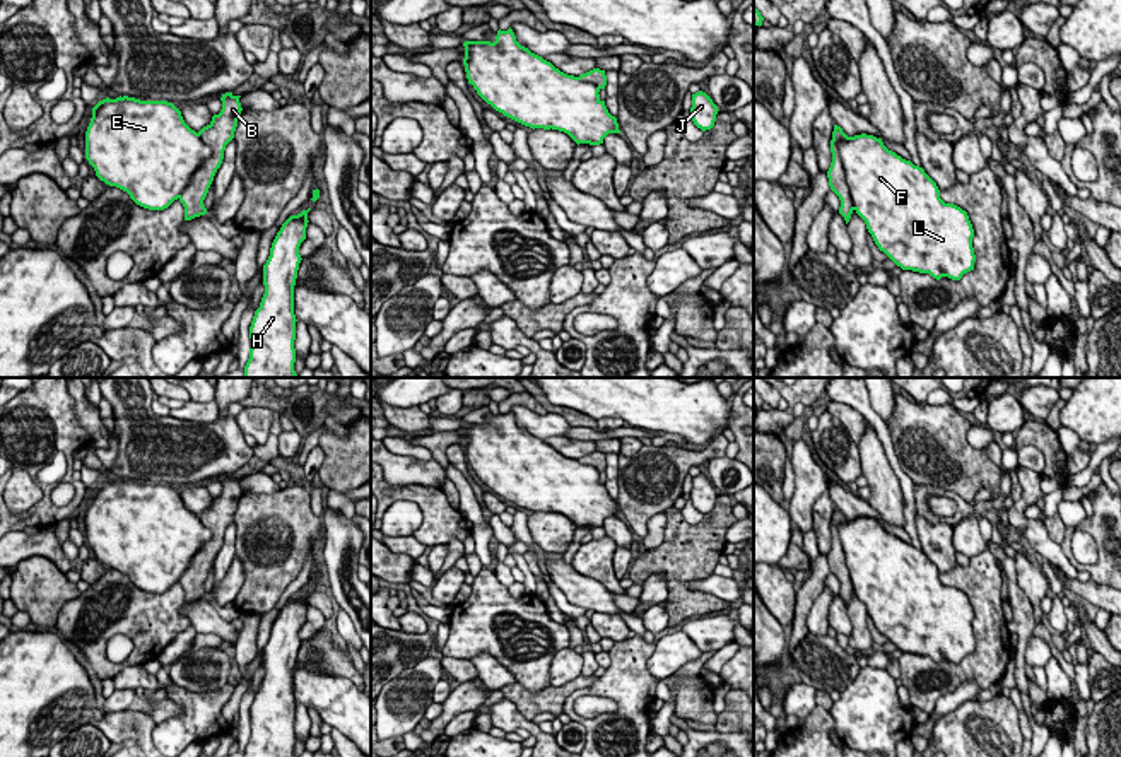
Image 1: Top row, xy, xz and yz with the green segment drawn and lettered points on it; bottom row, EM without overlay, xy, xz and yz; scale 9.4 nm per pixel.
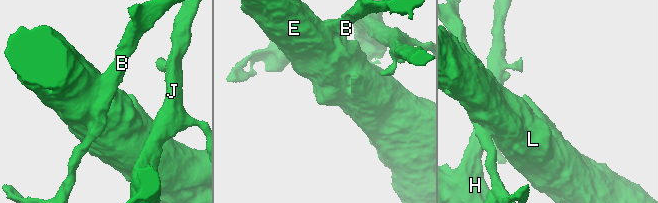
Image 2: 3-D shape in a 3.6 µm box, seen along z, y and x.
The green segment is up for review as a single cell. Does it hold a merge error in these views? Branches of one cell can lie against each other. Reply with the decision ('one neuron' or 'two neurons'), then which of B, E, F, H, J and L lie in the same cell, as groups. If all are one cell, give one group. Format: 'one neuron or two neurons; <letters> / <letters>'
two neurons; B / E F H J L

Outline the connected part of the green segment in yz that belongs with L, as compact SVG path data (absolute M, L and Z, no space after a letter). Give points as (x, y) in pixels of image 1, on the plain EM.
M866 516L839 525L837 531L856 596L897 649L936 663L960 663L974 653L969 598L940 581L923 550Z

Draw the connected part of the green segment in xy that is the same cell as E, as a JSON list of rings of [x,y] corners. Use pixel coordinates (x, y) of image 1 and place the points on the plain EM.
[[[120,478],[106,480],[92,490],[85,514],[85,542],[101,564],[126,574],[144,591],[167,591],[210,538],[212,531],[185,506],[173,485]]]

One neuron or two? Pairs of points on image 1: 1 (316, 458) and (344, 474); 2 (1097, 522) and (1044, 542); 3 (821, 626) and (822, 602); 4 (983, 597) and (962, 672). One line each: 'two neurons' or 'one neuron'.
1: two neurons
2: two neurons
3: one neuron
4: one neuron

